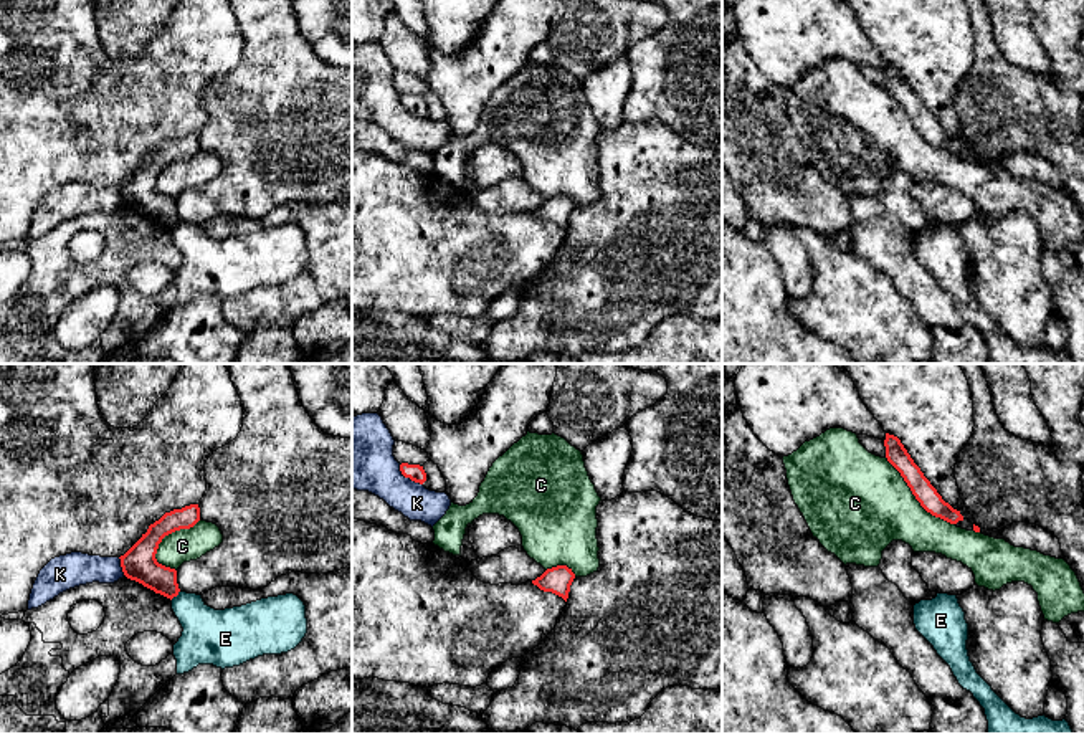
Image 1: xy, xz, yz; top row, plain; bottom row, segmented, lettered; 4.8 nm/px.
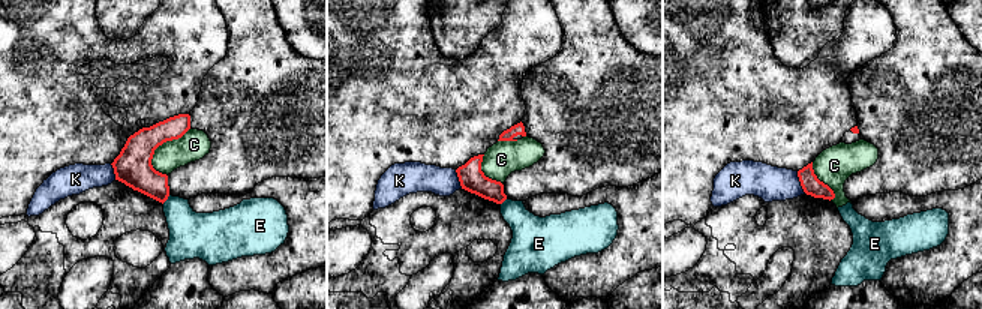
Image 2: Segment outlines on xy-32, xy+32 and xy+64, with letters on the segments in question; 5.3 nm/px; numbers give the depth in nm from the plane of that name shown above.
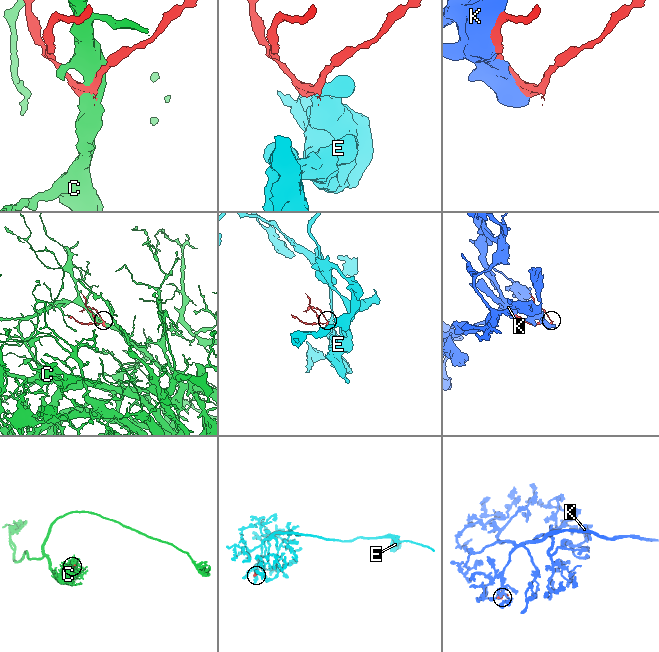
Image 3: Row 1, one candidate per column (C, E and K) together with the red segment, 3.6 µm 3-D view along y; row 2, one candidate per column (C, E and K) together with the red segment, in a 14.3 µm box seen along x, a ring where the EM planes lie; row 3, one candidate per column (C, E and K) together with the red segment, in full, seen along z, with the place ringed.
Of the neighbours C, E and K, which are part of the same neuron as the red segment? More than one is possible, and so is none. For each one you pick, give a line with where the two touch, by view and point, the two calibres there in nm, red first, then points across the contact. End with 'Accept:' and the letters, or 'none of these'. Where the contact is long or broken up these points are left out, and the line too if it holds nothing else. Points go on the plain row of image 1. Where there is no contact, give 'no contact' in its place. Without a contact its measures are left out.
Accept: none of these

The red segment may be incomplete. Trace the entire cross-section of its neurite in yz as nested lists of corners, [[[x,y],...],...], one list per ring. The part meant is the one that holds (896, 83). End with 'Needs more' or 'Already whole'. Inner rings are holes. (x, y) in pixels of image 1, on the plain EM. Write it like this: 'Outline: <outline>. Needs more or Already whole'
Outline: [[[886,63],[884,76],[887,91],[901,102],[912,124],[927,142],[957,157],[980,162],[978,155],[972,154],[960,141],[942,129],[897,66]]]. Needs more

